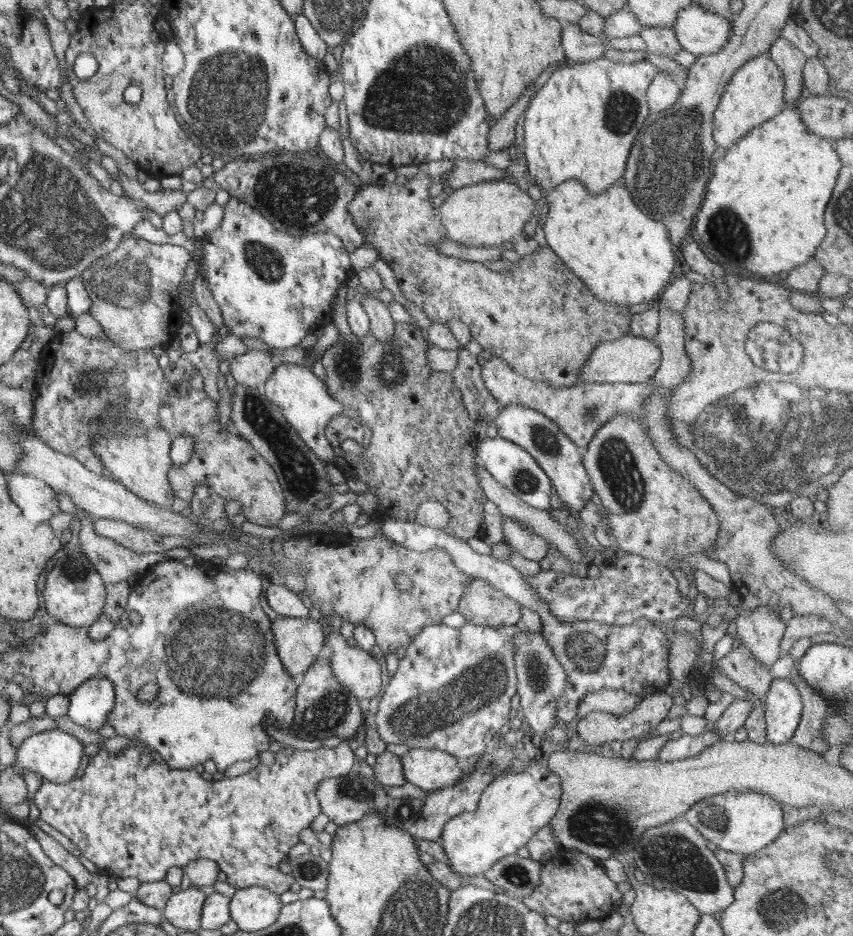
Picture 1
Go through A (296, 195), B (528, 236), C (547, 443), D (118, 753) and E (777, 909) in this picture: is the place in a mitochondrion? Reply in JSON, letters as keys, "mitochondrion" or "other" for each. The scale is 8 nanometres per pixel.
{"A":"mitochondrion","B":"other","C":"mitochondrion","D":"other","E":"mitochondrion"}

